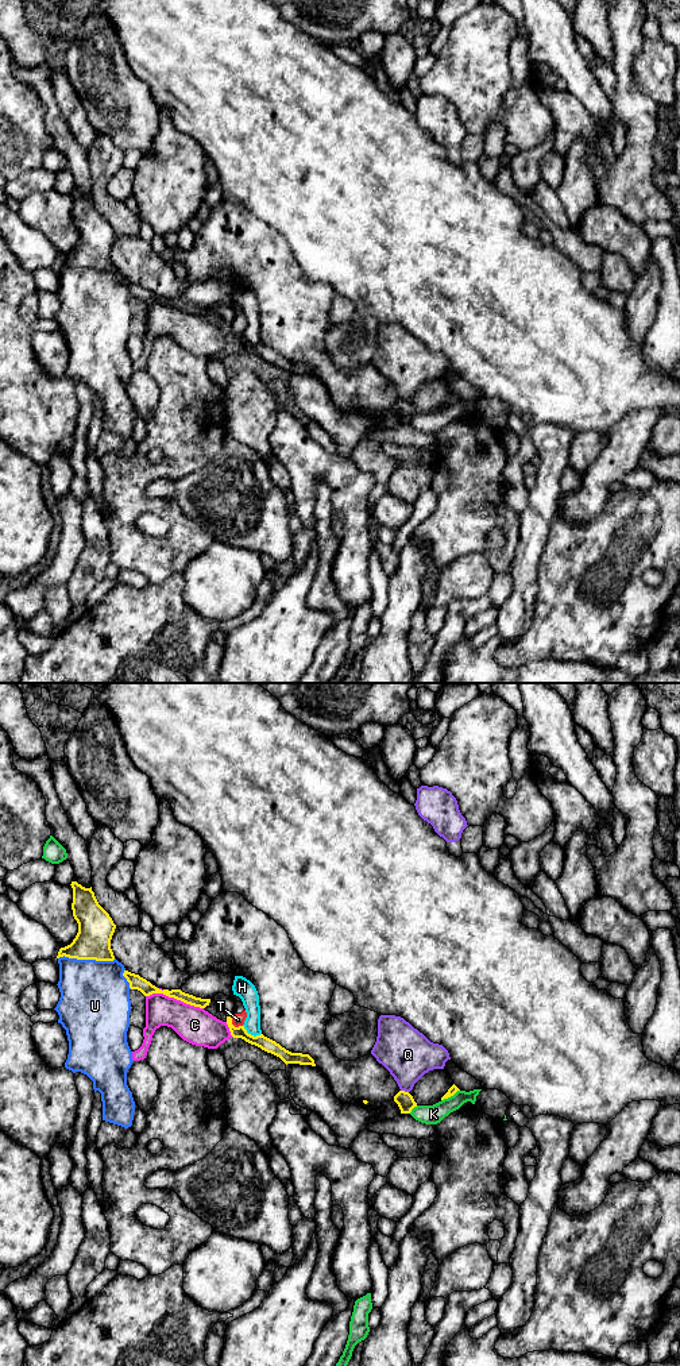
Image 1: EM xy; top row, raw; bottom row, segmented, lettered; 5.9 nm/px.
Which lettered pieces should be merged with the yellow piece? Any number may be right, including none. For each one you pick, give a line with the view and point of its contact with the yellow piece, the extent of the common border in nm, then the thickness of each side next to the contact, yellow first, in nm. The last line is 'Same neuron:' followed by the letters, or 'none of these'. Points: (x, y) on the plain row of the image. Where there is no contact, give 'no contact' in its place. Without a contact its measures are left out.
Same neuron: none of these

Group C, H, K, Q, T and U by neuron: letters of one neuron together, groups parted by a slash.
C / H / K / Q / T / U

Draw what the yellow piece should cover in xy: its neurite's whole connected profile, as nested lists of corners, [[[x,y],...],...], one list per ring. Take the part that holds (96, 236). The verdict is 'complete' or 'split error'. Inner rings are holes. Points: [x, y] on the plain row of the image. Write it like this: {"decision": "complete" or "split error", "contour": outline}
{"decision": "complete", "contour": [[[77,190],[73,197],[73,225],[78,232],[78,242],[73,251],[61,256],[57,267],[69,266],[77,269],[113,270],[111,248],[116,234],[109,223],[98,213],[94,201]]]}

